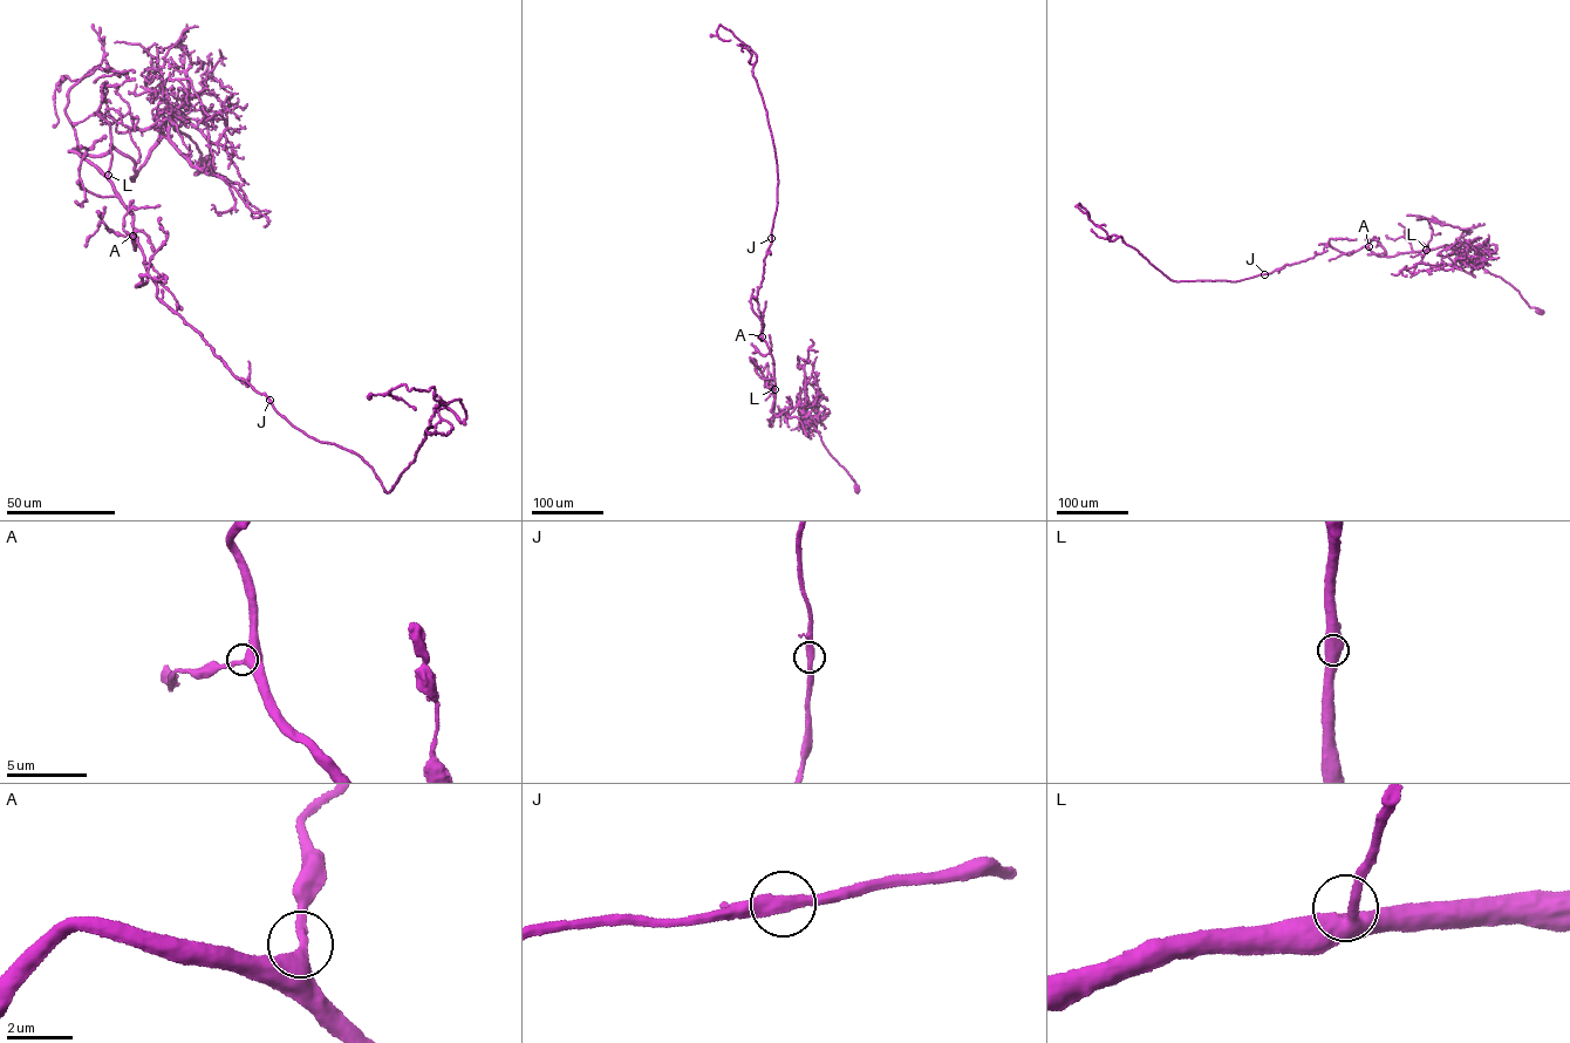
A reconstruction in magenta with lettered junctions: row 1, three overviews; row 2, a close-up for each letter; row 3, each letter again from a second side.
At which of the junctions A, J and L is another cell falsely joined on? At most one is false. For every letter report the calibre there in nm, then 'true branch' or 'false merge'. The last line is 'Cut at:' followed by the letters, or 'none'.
A: 440 nm thick; true branch
J: 380 nm thick; true branch
L: 300 nm thick; true branch
Cut at: none

